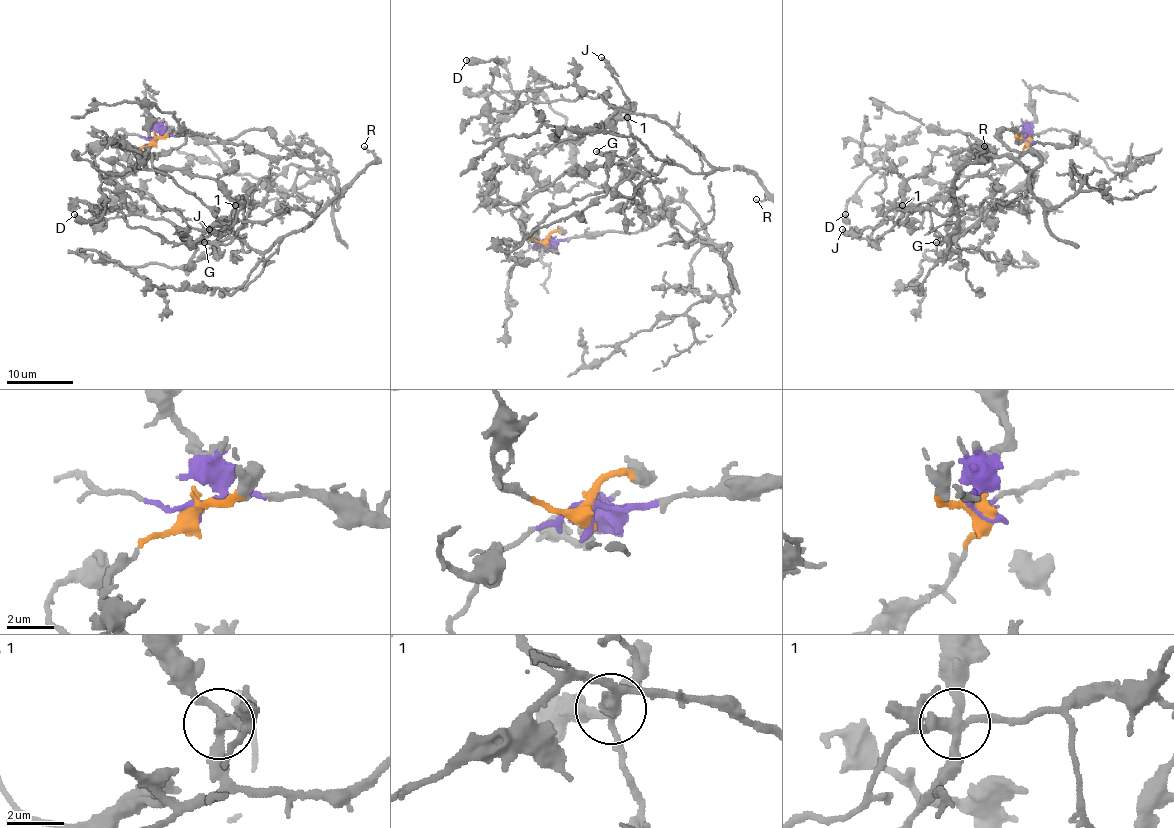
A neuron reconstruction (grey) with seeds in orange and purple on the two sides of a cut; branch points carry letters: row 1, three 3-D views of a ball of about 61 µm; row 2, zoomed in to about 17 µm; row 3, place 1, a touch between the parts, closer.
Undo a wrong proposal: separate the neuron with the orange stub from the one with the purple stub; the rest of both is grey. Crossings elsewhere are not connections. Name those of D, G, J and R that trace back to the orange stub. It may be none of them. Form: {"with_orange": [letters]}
{"with_orange": ["D", "R"]}

